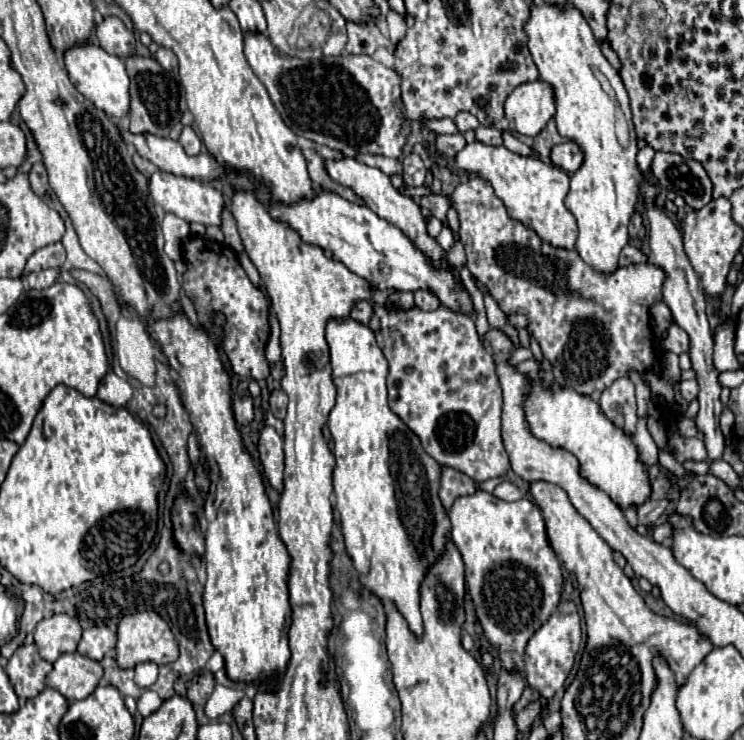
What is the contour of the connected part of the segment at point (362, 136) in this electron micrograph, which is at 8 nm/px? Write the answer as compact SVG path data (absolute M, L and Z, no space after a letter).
M260 32L244 34L244 54L254 74L266 86L282 120L296 136L342 150L346 156L356 156L358 152L402 154L406 138L400 132L400 74L394 68L386 68L366 54L330 56L316 62L284 56Z

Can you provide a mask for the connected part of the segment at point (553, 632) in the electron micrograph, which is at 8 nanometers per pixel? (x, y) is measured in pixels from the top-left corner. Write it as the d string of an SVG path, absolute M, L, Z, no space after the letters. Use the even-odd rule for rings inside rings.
M560 602L558 610L550 620L530 638L526 646L526 680L530 686L538 688L544 698L552 698L560 690L574 666L574 656L580 646L580 616L572 602Z

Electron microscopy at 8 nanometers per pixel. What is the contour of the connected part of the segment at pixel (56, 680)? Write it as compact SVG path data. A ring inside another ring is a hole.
M78 652L62 654L52 672L46 676L46 686L58 690L68 702L82 700L98 686L102 678L102 666Z

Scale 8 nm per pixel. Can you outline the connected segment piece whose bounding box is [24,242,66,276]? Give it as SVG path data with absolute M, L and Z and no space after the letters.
M62 242L44 246L44 248L36 250L36 252L28 258L26 268L24 268L24 276L28 276L30 272L46 270L46 268L60 268L60 266L64 264L64 260L66 260L66 252L64 252Z

